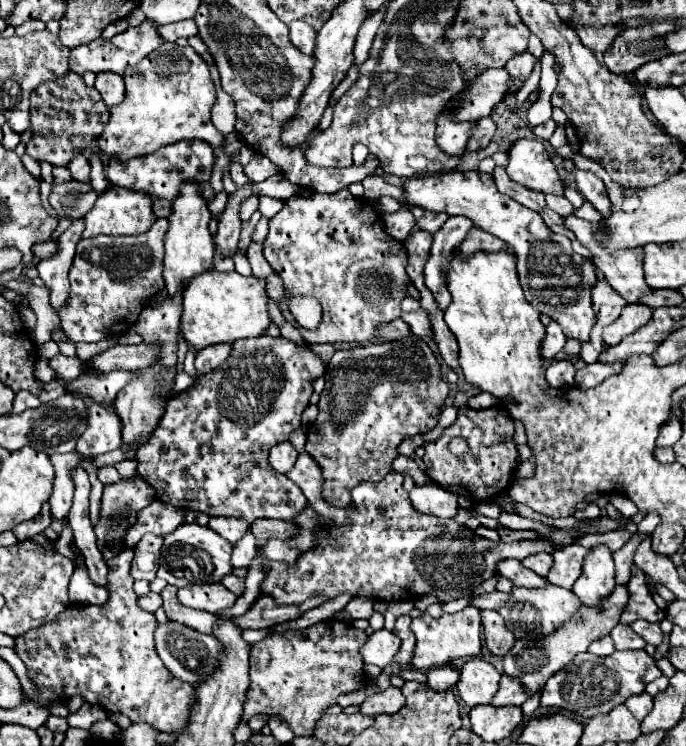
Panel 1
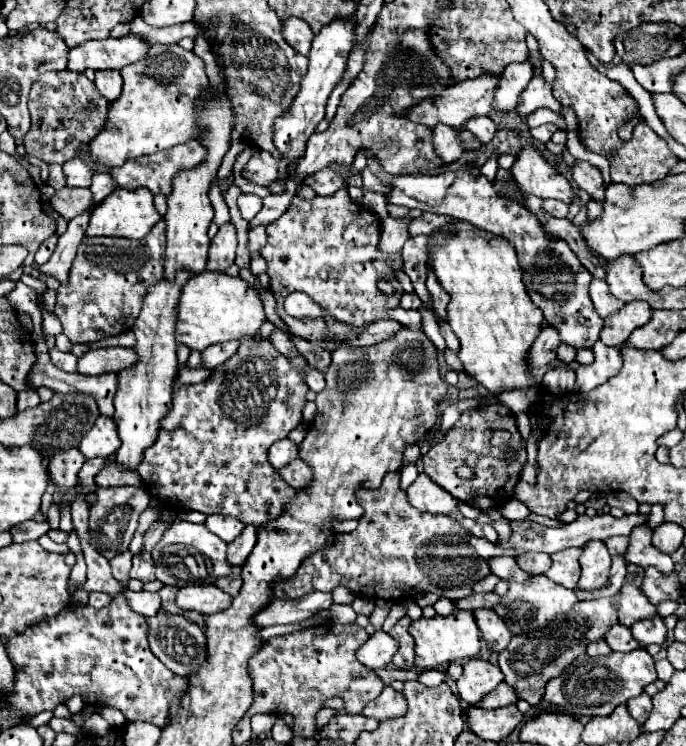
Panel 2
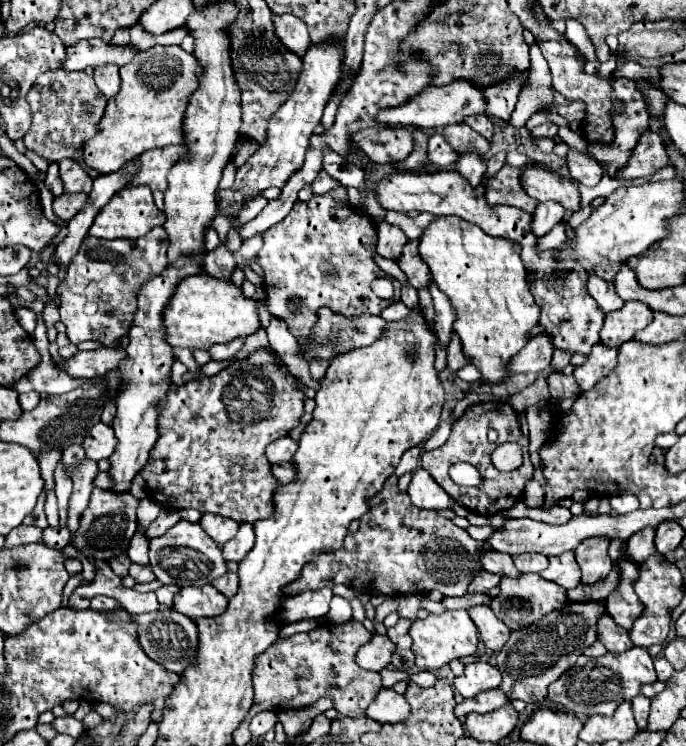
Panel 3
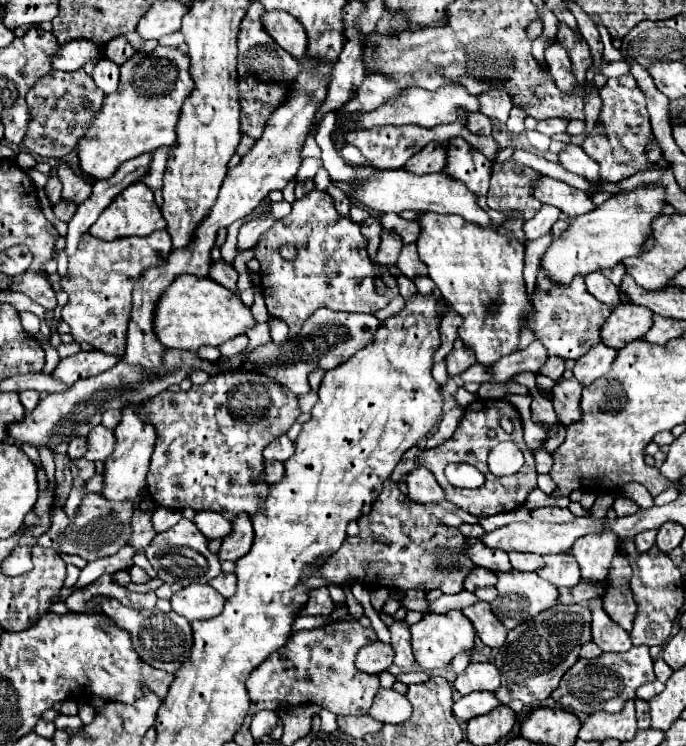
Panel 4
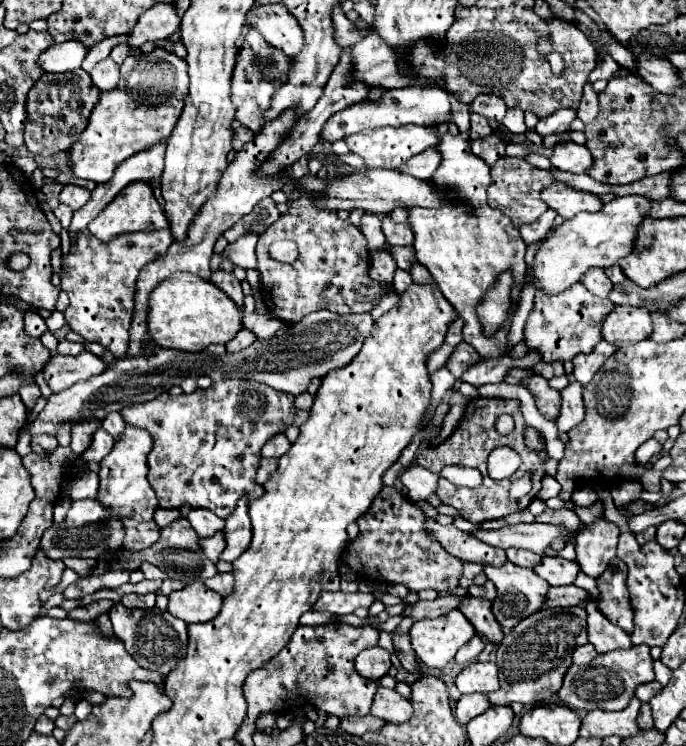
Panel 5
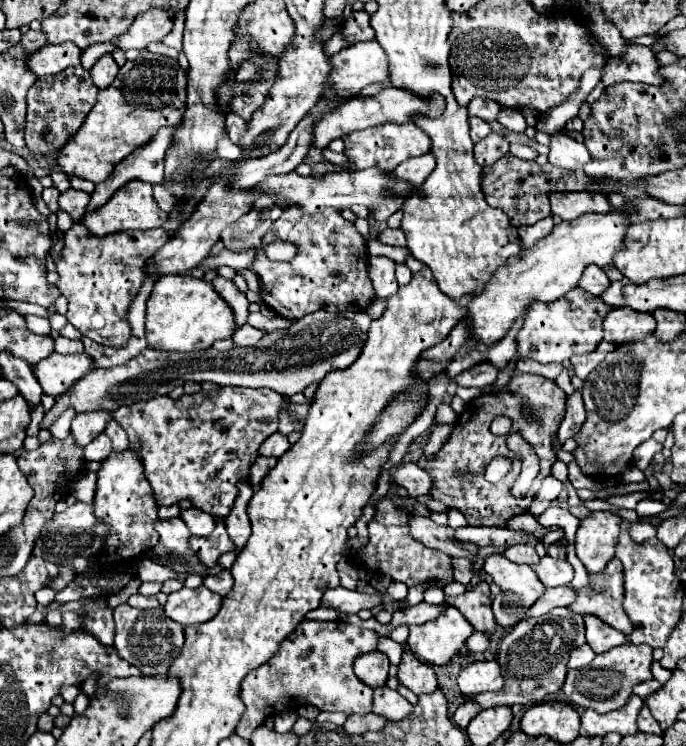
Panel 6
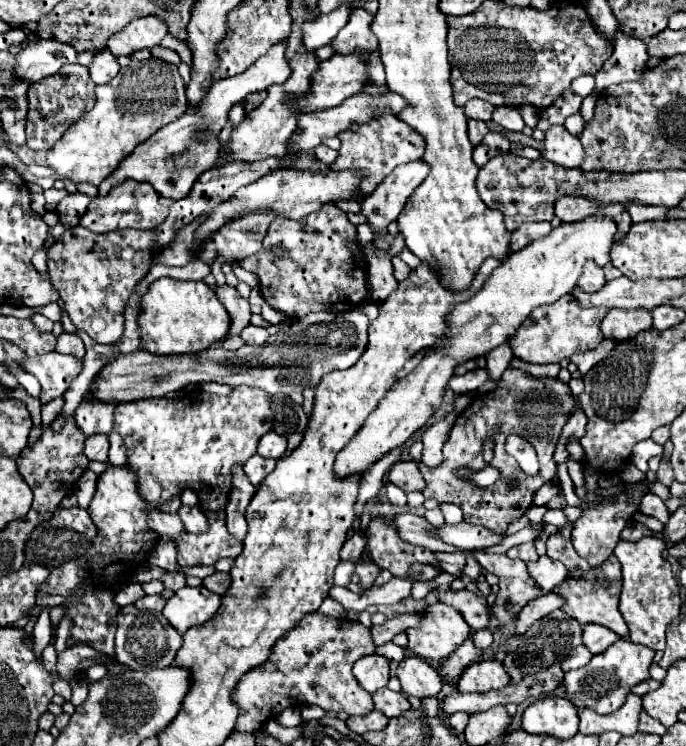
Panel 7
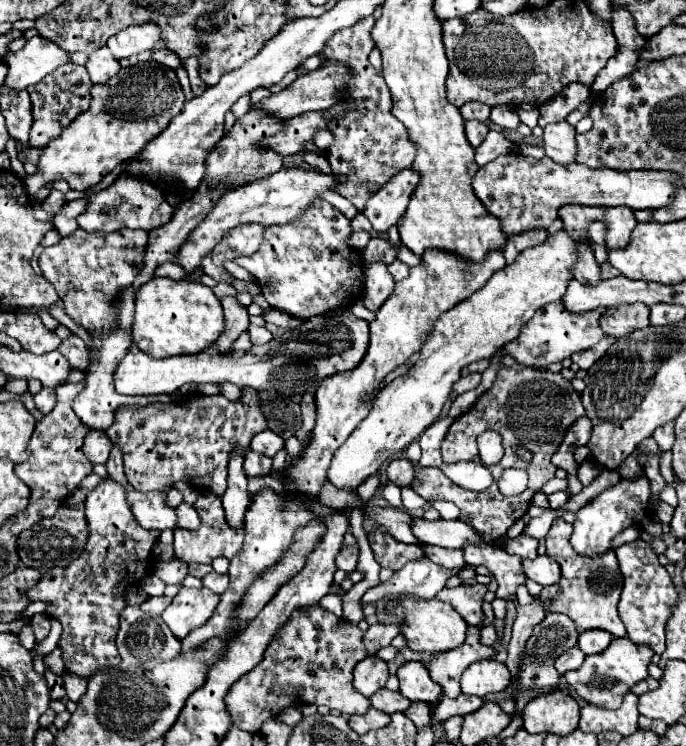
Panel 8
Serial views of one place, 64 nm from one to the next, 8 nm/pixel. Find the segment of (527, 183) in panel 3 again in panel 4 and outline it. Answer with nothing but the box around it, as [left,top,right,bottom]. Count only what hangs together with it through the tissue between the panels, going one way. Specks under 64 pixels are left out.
[536,176,596,216]

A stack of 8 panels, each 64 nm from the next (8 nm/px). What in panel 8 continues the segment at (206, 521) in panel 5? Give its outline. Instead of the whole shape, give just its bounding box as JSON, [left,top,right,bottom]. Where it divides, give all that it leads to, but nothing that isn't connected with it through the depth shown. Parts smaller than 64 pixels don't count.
[176,502,200,528]

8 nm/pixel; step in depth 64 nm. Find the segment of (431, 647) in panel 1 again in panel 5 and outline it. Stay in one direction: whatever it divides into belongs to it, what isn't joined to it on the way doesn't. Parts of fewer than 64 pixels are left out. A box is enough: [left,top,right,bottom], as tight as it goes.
[410,610,476,668]

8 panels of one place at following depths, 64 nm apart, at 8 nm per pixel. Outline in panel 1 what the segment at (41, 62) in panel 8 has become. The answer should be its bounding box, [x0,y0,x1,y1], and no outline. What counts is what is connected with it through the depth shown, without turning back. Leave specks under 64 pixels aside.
[70,20,160,74]

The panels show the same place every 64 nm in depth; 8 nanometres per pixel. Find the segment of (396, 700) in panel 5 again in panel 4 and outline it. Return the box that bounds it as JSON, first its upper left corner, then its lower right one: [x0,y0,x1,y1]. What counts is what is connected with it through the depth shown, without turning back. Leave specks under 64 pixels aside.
[370,688,412,724]

